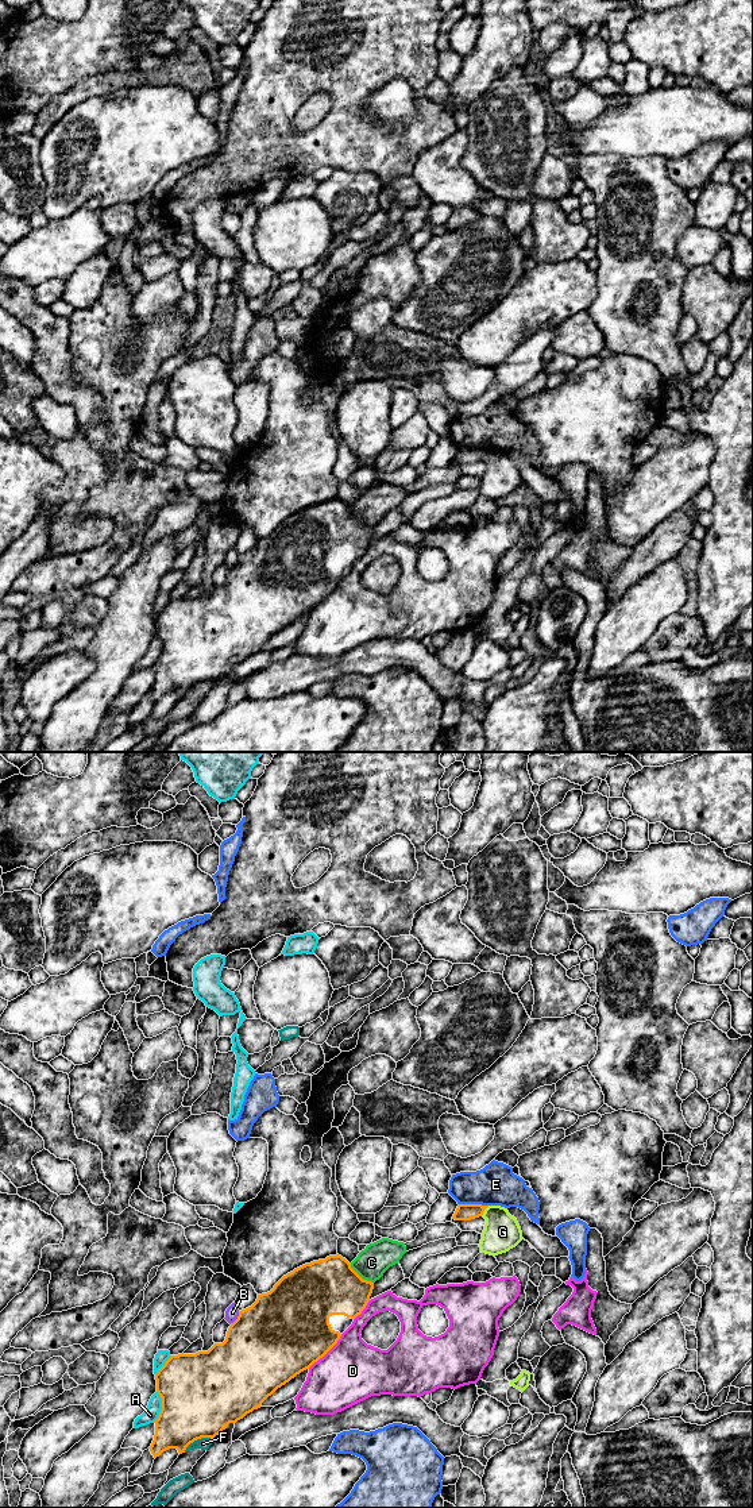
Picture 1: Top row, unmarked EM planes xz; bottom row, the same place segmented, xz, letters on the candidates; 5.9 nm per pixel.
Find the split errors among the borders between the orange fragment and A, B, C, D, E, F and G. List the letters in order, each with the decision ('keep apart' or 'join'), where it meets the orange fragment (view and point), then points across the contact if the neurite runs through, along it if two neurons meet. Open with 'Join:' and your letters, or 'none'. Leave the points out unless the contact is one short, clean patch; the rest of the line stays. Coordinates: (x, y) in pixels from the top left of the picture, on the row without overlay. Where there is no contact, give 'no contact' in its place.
Join: none
A: keep apart; contact xz (162, 651)
B: keep apart; contact xz (238, 562)
C: keep apart; contact xz (359, 520)
D: keep apart; contact xz (325, 597)
E: keep apart; contact xz (474, 448)
F: keep apart; contact xz (196, 683)
G: keep apart; contact xz (483, 455); border xz (489, 450), (481, 459)

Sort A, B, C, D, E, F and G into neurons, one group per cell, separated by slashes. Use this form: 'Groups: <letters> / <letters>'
Groups: A / B / C / D / E / F / G

